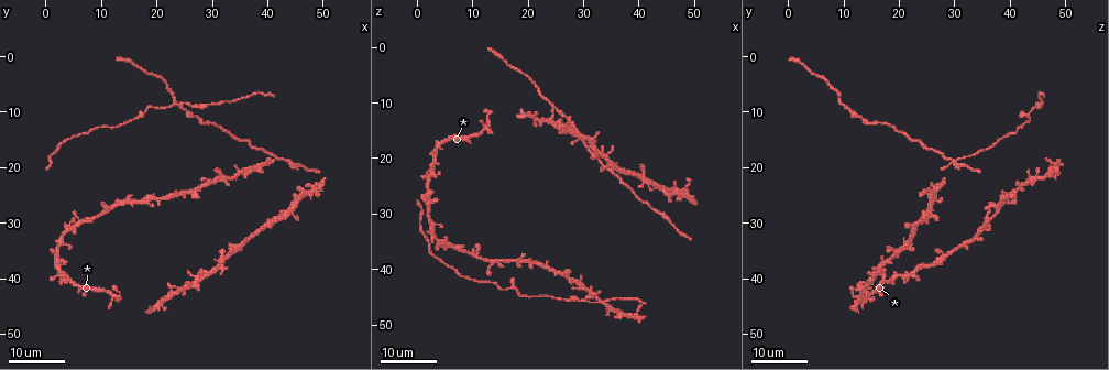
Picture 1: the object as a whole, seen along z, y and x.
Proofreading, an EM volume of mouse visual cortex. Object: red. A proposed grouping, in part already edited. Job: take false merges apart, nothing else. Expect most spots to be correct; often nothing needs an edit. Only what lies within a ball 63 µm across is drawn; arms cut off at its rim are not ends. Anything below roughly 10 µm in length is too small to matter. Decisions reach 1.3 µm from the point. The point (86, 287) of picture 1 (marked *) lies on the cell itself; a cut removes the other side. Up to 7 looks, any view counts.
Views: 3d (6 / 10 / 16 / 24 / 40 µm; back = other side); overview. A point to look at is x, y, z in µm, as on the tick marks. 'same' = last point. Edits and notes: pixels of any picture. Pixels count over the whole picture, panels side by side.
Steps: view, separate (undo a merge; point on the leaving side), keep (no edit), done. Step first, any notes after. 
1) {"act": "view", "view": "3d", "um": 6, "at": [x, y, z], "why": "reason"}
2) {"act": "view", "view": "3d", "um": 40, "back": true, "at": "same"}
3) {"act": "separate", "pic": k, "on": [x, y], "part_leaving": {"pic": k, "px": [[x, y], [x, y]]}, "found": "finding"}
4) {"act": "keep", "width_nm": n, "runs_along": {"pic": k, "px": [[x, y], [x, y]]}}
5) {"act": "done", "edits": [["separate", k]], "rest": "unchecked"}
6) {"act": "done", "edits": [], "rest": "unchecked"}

{"act": "view", "view": "3d", "um": 24, "at": [45.0, 20.0, 31.0], "why": "thick turns thin"}

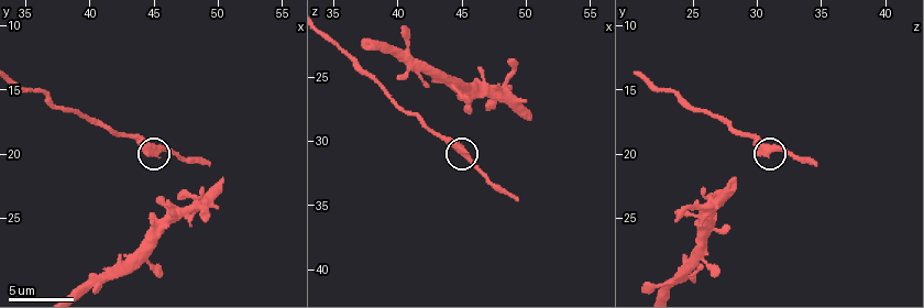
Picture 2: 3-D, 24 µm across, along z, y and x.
{"act": "view", "view": "3d", "um": 10, "at": [45.0, 20.2, 30.8]}

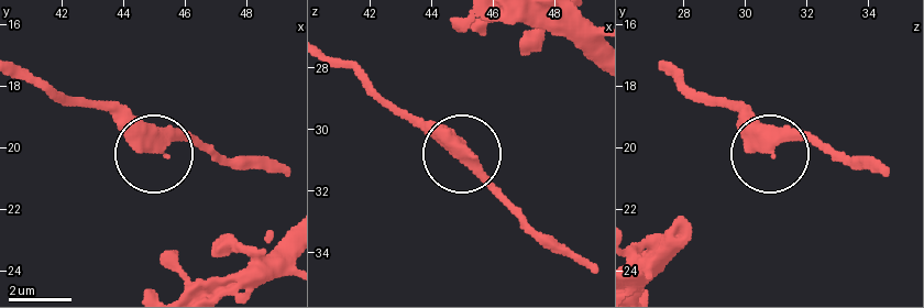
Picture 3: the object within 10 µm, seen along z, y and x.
{"act": "keep", "found": "continuous, no second cell"}

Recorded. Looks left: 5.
{"act": "view", "view": "3d", "um": 16, "at": [32.0, 22.0, 45.0], "why": "four-way junction"}

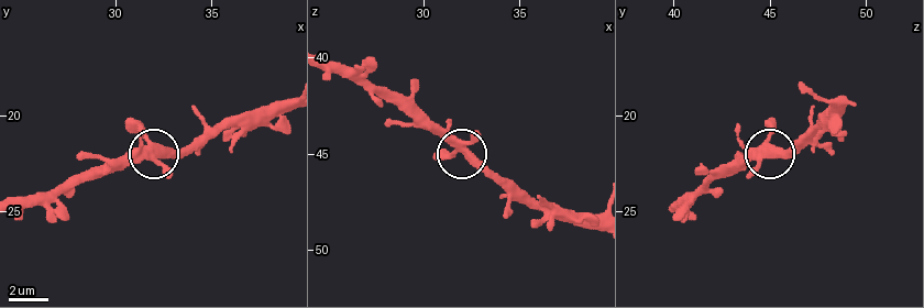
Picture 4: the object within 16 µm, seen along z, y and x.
{"act": "view", "view": "3d", "um": 10, "at": [32.0, 21.6, 44.8]}

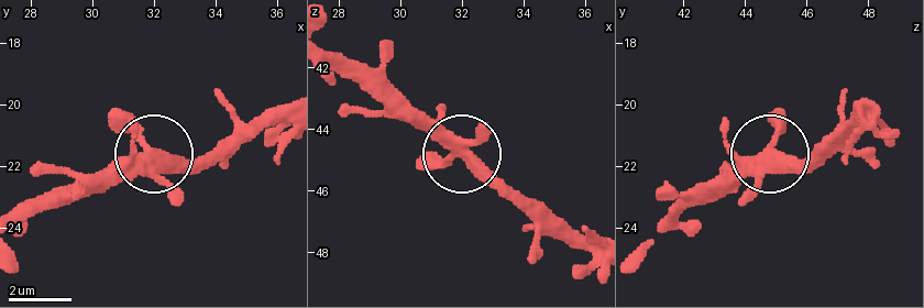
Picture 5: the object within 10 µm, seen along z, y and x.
{"act": "keep", "runs_along": {"pic": 5, "px": [[328, 53], [375, 70], [453, 150], [485, 165], [521, 202]]}, "found": "continuous, no second cell"}

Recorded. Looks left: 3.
{"act": "view", "view": "3d", "um": 16, "at": [27.0, 9.0, 45.5], "why": "sudden change in width"}

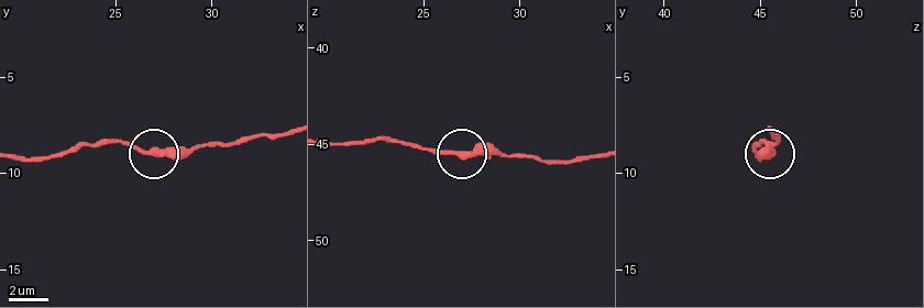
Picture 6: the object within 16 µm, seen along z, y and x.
{"act": "view", "view": "3d", "um": 10, "at": [26.7, 9.0, 45.5]}

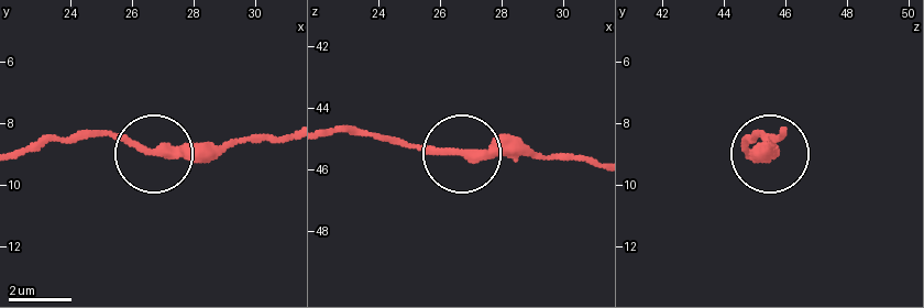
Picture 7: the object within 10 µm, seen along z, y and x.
{"act": "keep", "width_nm": 270, "found": "continuous, no second cell"}

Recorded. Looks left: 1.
{"act": "done", "edits": [], "rest": "unchecked"}

